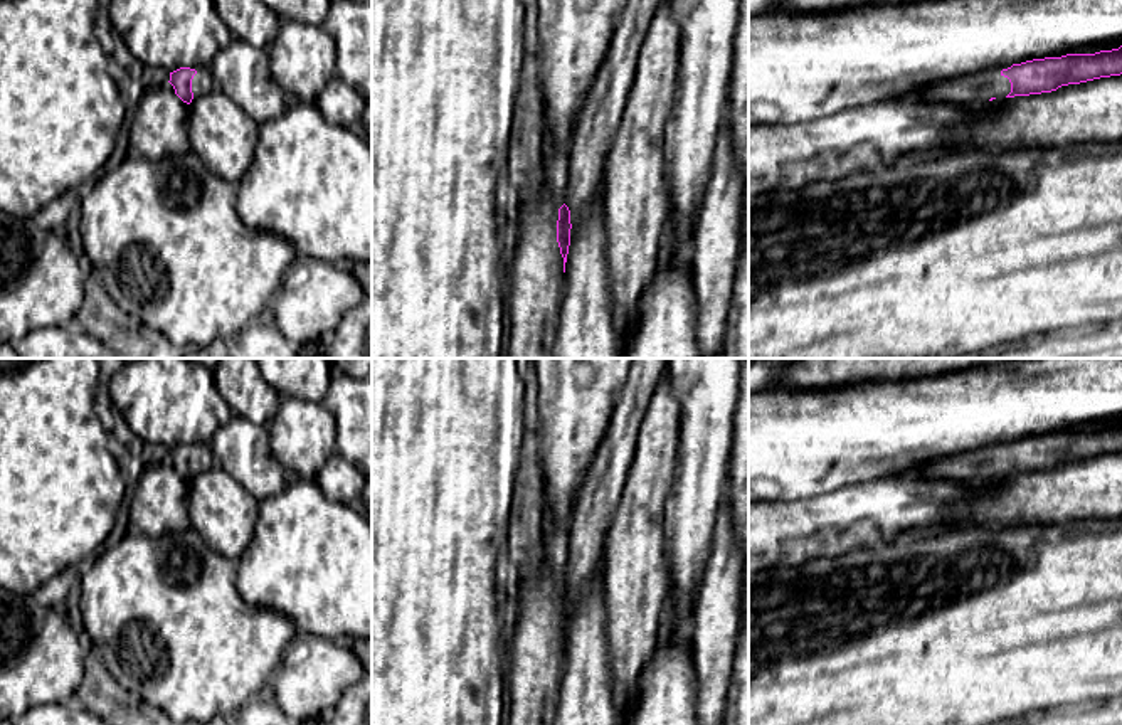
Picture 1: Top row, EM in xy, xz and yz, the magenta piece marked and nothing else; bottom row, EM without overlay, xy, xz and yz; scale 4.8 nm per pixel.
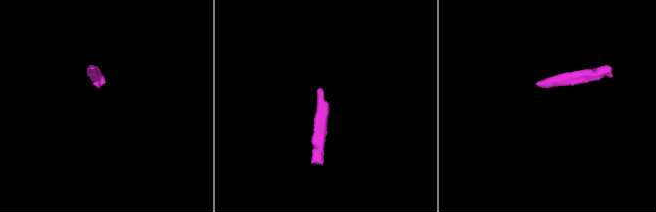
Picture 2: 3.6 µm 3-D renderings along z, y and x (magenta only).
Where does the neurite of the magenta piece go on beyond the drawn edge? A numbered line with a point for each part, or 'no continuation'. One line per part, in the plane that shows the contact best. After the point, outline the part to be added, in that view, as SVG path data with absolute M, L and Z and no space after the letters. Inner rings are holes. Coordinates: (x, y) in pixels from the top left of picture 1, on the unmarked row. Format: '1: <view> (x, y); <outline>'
1: yz (976, 466); M992 446L927 463L910 476L915 479L982 484L991 474L1008 473L1009 469L1009 456L1001 447Z

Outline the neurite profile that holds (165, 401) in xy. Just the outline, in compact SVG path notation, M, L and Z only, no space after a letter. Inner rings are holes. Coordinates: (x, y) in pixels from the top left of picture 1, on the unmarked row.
M133 358L108 382L108 392L118 414L133 431L138 444L153 442L173 449L180 444L209 444L219 427L234 412L219 394L214 370L190 358Z

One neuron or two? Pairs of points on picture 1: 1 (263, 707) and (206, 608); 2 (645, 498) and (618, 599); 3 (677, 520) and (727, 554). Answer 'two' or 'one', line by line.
1: two
2: one
3: two

